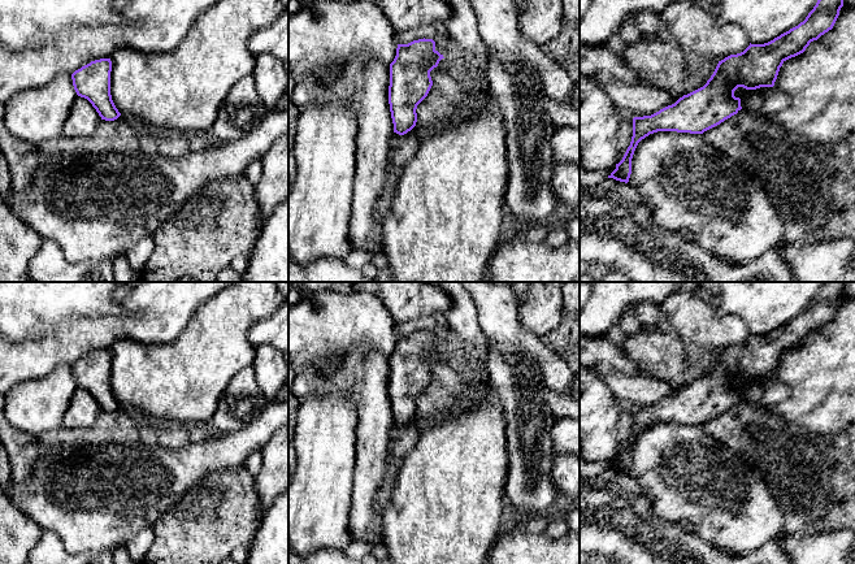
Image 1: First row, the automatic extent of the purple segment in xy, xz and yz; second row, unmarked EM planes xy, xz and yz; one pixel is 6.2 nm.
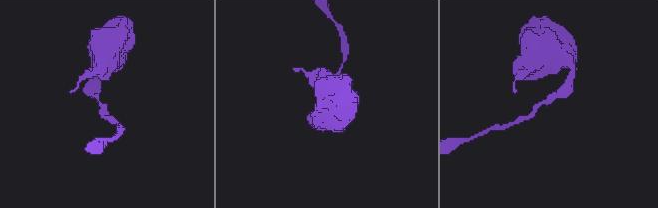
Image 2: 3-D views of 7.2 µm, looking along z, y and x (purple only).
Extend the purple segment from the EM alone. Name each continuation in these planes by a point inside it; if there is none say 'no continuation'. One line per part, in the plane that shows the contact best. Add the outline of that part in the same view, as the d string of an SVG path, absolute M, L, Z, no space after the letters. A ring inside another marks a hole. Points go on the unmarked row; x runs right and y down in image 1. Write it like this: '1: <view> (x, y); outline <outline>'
no continuation

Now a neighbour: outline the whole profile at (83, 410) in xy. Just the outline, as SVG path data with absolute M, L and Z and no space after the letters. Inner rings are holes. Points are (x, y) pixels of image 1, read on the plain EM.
M78 387L65 412L62 426L68 429L84 429L95 422L100 412L101 408L92 395L87 390Z

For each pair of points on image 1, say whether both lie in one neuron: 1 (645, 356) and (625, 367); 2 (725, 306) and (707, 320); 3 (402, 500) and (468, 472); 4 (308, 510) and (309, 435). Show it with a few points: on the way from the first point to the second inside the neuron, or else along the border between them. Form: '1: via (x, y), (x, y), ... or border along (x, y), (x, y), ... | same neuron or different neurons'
1: border along (624, 351), (642, 373) | different neurons
2: border along (715, 308), (719, 315), (737, 315), (745, 324) | different neurons
3: via (419, 500), (435, 500), (451, 485) | same neuron
4: via (309, 491), (309, 454) | same neuron

